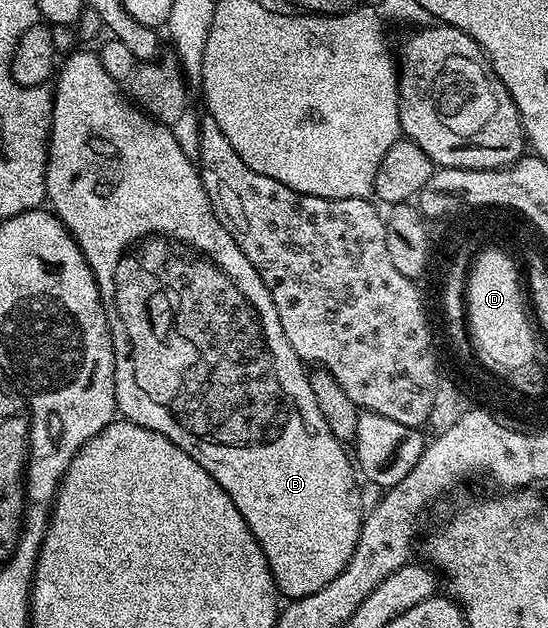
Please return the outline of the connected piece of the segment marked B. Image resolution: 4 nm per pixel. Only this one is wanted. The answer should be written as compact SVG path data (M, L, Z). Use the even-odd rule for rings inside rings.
M94 51L75 52L64 64L62 61L58 65L53 80L55 101L51 111L51 139L47 141L45 174L46 203L67 227L71 237L79 243L85 262L93 270L99 296L105 306L115 355L115 407L122 419L131 420L137 426L145 426L169 438L169 442L181 446L181 450L185 450L185 454L189 454L197 466L206 470L218 482L221 490L229 494L233 506L237 506L241 518L245 518L253 538L257 538L275 579L275 587L287 598L308 596L321 590L321 586L333 582L333 578L345 570L357 546L365 512L361 507L361 484L352 457L348 449L347 452L343 449L346 447L335 437L333 430L329 430L321 410L317 410L308 369L293 346L289 346L289 338L285 338L285 330L281 330L281 318L277 318L277 306L273 306L273 298L265 282L261 282L257 270L253 270L253 262L241 254L229 230L221 226L199 177L196 161L185 158L181 146L177 146L174 131L168 125L159 124L136 107L128 93L119 88L122 88L120 81L105 74L105 66L101 66Z

